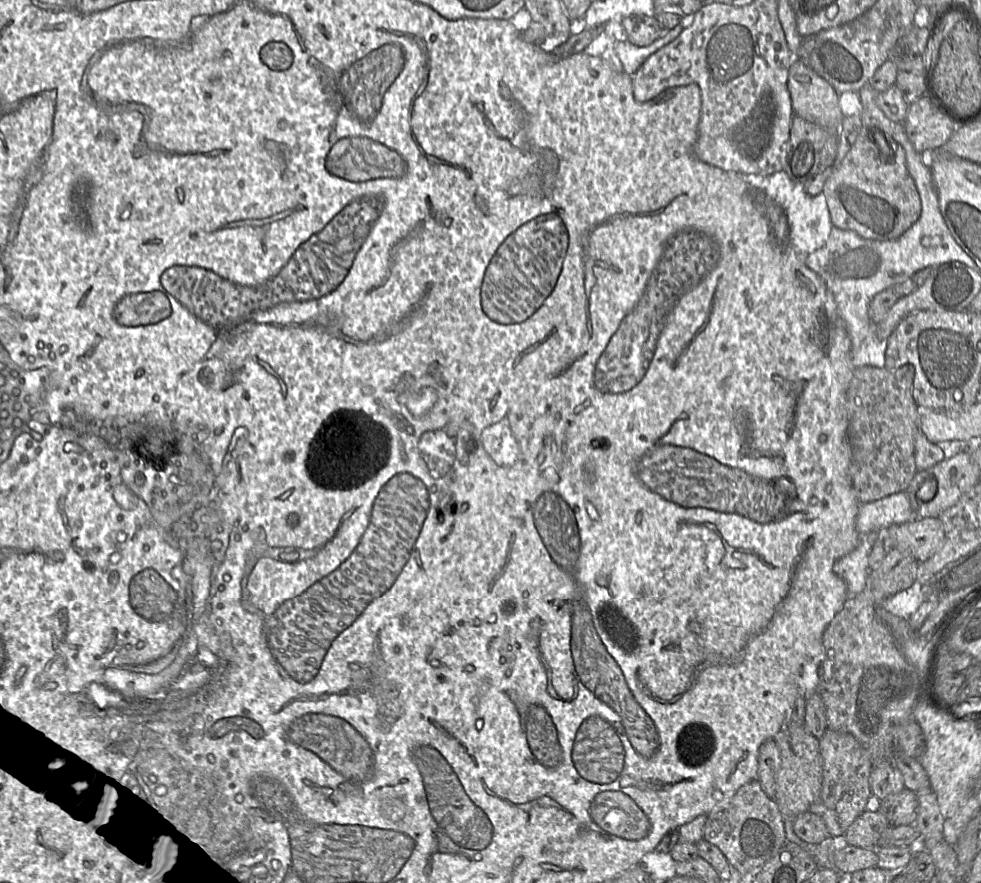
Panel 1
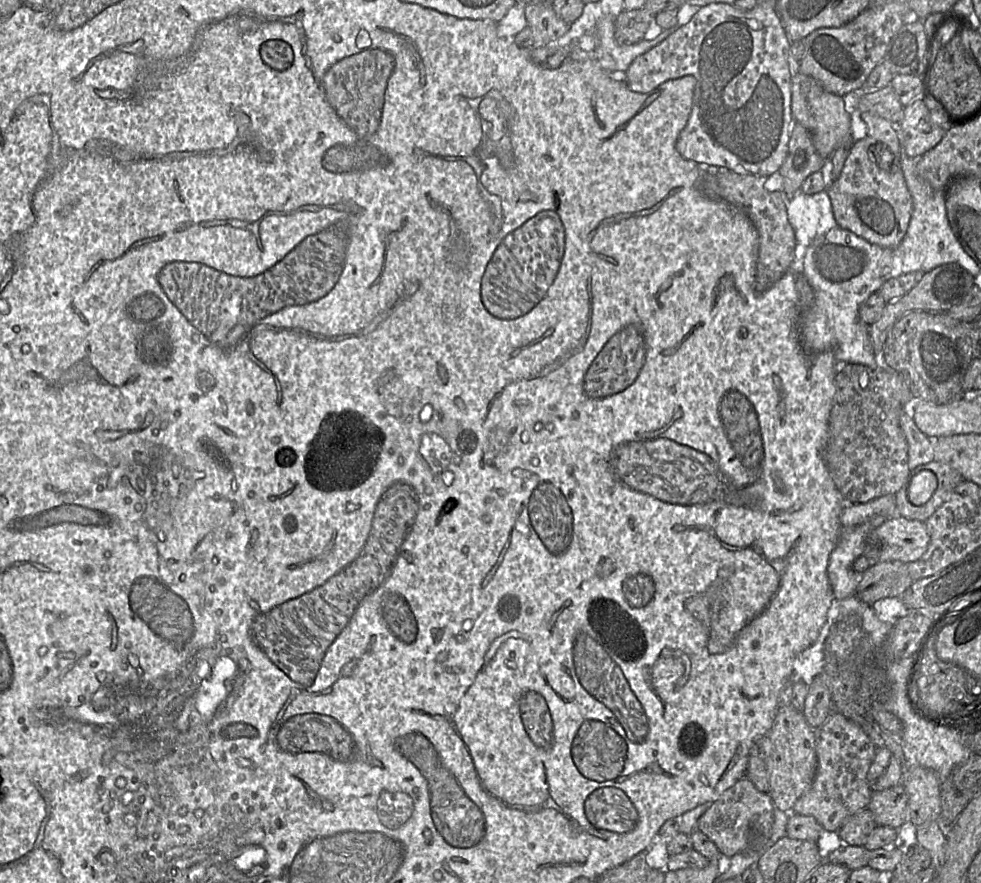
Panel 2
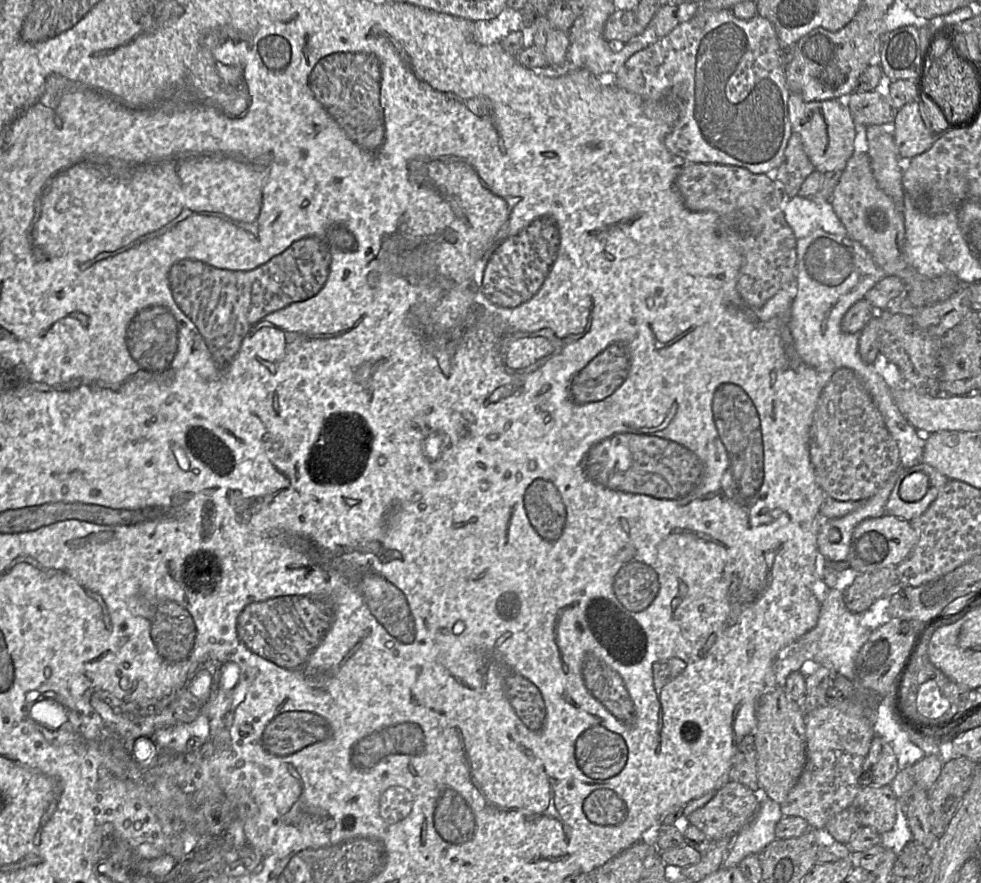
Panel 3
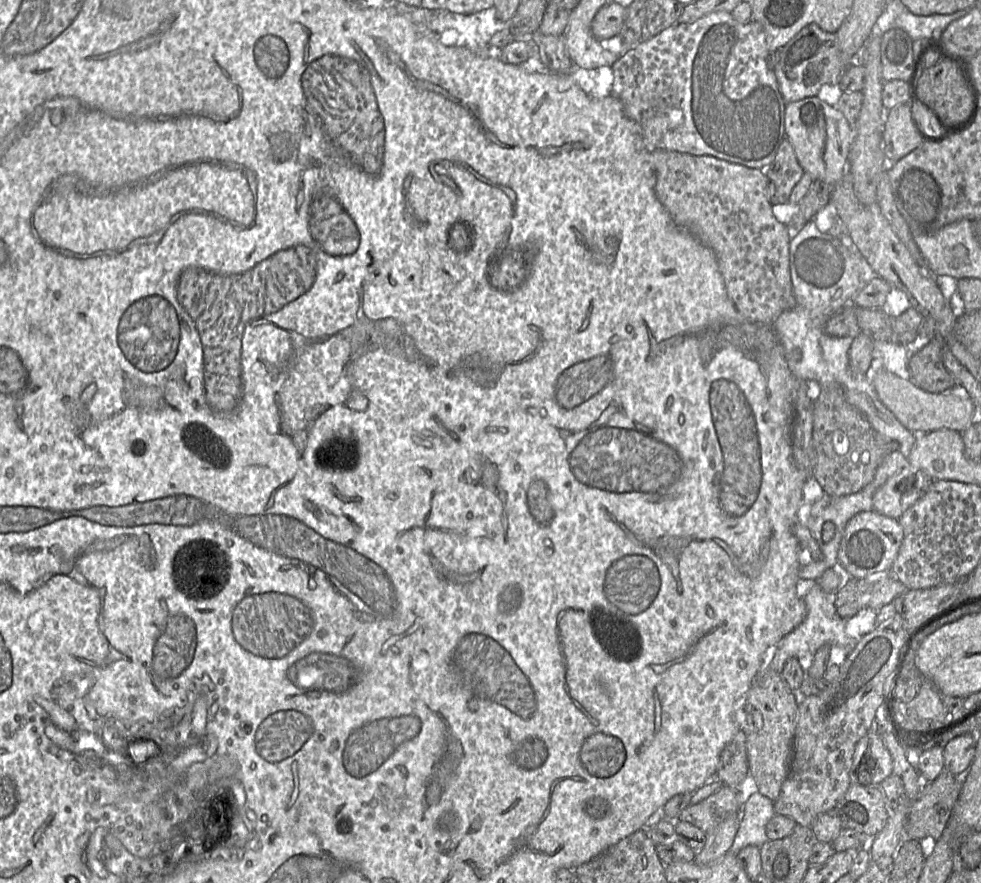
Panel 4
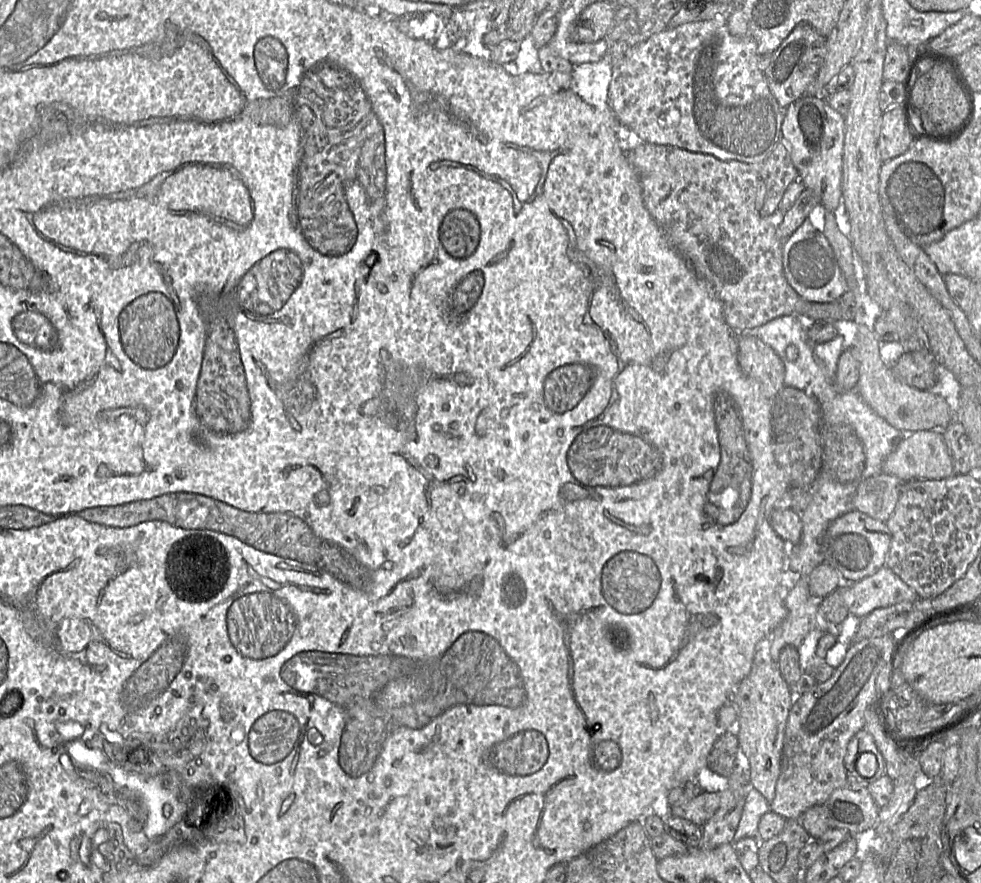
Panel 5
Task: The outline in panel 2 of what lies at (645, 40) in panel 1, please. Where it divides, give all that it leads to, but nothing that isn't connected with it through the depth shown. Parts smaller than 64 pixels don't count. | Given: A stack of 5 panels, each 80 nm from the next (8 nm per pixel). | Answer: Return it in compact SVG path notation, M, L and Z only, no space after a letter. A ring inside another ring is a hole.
M644 9L629 10L620 13L615 21L615 36L620 43L637 43L643 40L655 15Z

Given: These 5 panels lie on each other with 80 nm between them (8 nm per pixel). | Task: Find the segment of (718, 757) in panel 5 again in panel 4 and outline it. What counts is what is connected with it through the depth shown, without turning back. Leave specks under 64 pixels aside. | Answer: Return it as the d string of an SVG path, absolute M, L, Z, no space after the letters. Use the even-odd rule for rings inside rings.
M738 731L723 748L716 774L724 786L731 788L736 788L749 774L746 735L743 731Z

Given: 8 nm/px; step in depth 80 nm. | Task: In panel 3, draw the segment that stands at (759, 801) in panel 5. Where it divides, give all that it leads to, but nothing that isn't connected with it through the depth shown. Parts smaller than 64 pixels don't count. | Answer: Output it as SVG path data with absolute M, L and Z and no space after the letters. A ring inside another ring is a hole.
M765 795L754 818L735 836L723 867L737 867L750 854L759 854L776 839L775 826L782 819L780 805Z

